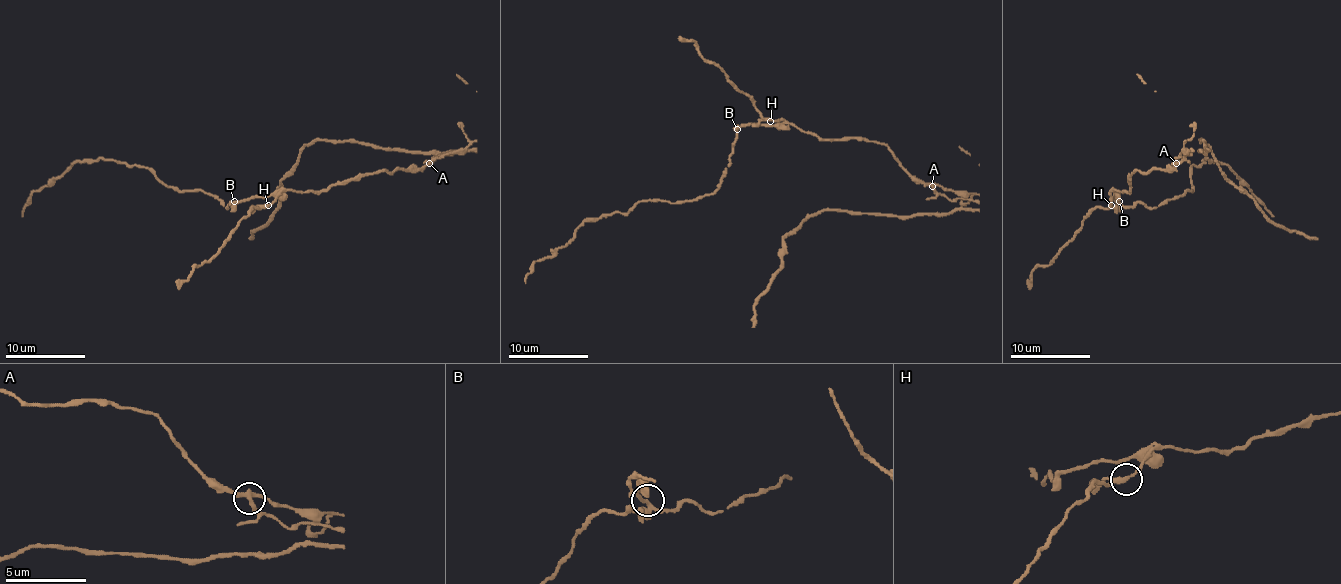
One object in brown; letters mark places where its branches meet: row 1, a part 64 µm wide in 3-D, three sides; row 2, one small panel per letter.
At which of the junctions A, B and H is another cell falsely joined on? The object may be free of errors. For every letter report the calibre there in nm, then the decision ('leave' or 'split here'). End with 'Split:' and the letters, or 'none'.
A: 240 nm | split here
B: 240 nm | leave
H: 220 nm | leave
Split: A

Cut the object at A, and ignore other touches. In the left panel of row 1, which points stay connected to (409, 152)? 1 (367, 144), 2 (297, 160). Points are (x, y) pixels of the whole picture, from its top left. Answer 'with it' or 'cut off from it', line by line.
1: with it
2: with it

